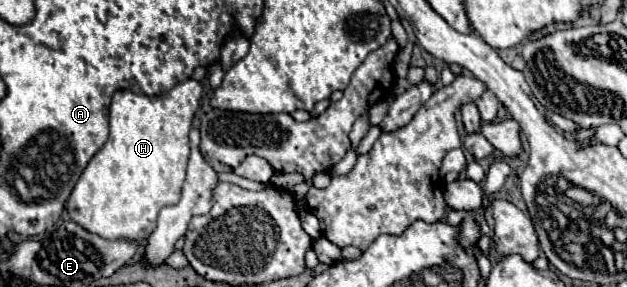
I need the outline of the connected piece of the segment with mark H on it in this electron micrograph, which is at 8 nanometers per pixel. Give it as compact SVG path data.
M195 79L181 81L171 91L147 97L131 91L117 91L109 107L109 139L93 155L93 159L83 169L79 181L67 203L71 219L83 225L87 231L97 233L105 239L143 239L155 231L157 215L165 205L175 205L181 197L181 187L185 183L187 161L191 153L189 131L193 125L195 111L199 109L203 87Z

